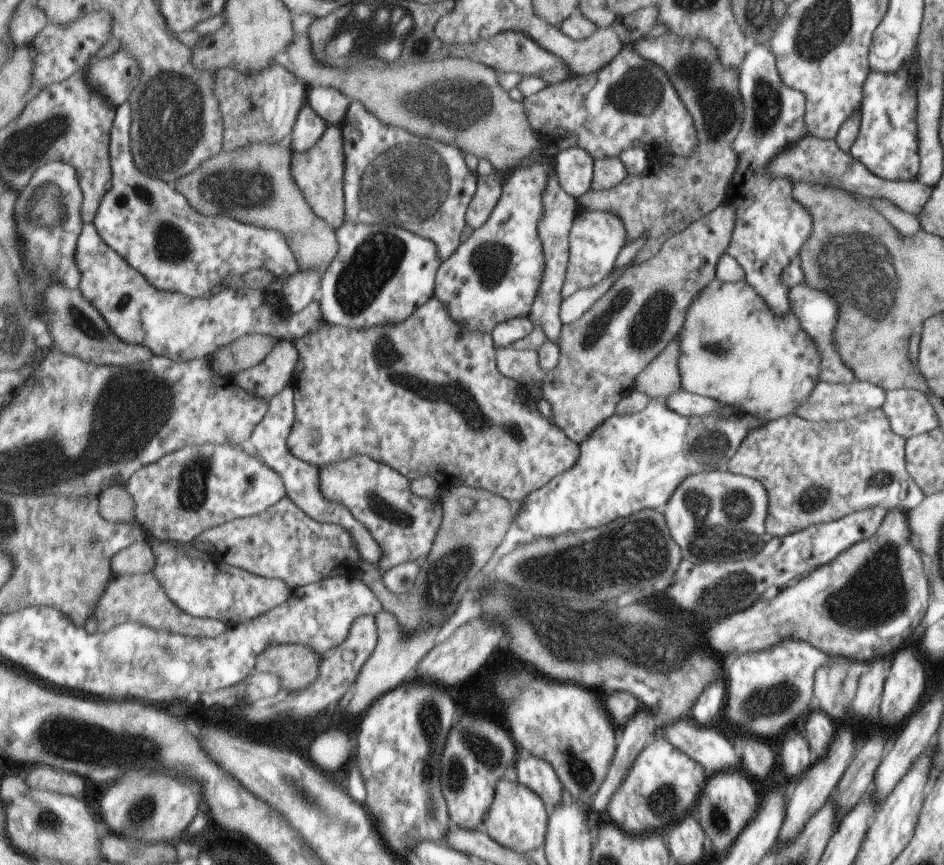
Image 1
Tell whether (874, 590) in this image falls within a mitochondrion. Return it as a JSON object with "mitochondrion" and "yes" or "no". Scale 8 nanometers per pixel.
{"mitochondrion":"yes"}

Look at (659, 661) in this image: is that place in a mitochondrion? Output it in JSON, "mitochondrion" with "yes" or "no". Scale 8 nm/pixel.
{"mitochondrion":"yes"}

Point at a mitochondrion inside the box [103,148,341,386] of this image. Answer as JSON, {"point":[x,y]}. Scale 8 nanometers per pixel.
{"point":[254,195]}

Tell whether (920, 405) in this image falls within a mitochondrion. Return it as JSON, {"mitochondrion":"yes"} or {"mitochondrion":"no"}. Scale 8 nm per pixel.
{"mitochondrion":"no"}

